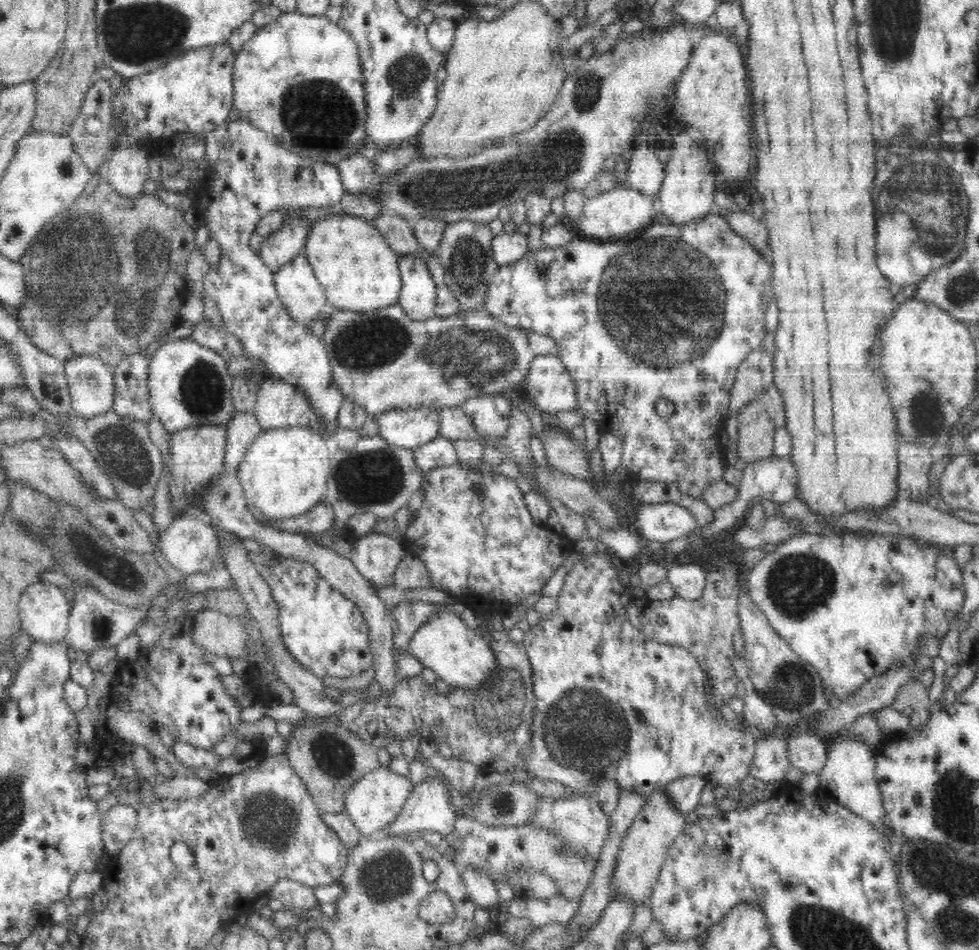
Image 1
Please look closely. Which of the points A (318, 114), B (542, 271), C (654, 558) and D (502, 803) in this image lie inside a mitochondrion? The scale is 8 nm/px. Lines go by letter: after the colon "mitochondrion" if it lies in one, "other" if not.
A: mitochondrion
B: other
C: other
D: mitochondrion

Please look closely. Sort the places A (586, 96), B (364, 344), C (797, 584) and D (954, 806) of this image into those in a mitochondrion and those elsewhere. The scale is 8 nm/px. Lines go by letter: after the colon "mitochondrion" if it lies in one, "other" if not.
A: mitochondrion
B: mitochondrion
C: mitochondrion
D: mitochondrion

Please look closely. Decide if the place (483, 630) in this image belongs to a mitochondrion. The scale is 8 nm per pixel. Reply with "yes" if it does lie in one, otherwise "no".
no

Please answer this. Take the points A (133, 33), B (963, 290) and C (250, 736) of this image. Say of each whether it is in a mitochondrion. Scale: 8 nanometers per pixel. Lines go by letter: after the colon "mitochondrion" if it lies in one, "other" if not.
A: mitochondrion
B: mitochondrion
C: other

